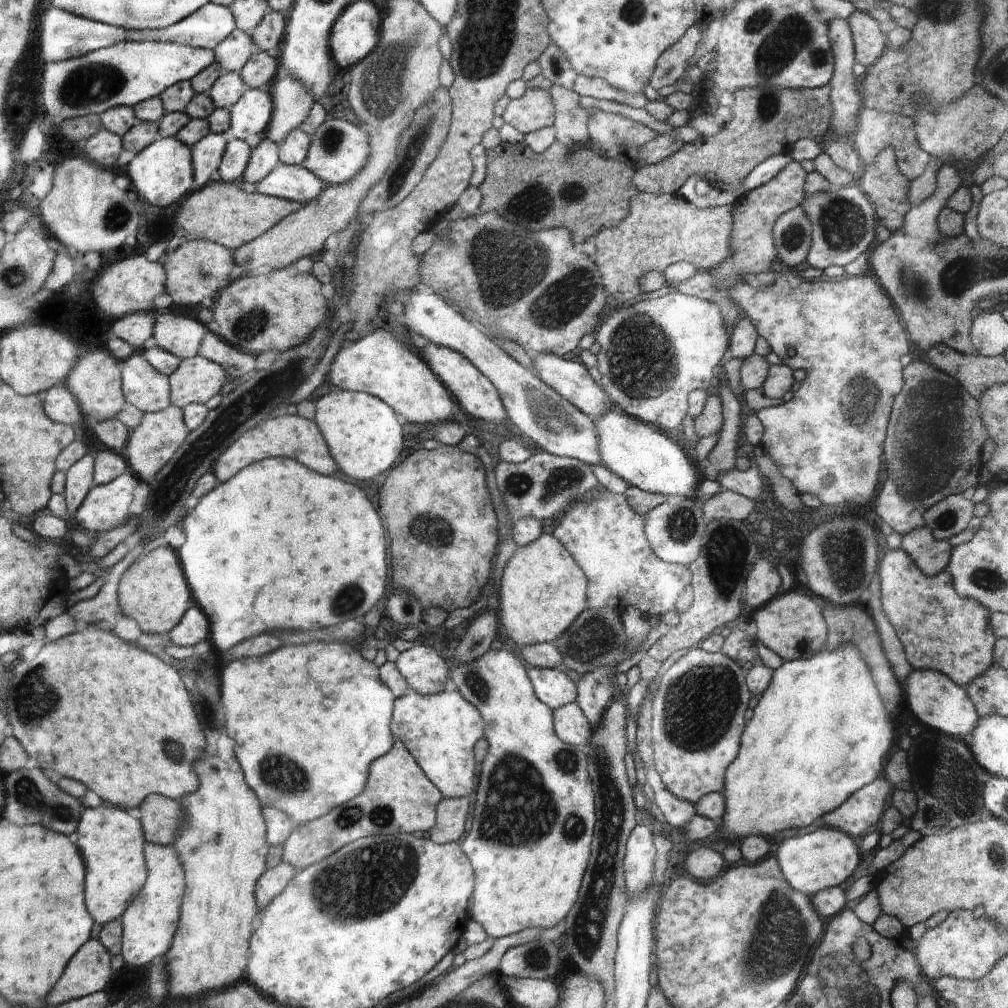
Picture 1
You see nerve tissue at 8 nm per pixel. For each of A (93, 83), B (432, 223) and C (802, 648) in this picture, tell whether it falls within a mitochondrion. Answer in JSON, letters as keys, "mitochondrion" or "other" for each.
{"A":"mitochondrion","B":"other","C":"other"}

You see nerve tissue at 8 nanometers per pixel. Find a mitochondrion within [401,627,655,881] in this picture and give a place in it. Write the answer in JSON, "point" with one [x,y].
{"point":[518,809]}

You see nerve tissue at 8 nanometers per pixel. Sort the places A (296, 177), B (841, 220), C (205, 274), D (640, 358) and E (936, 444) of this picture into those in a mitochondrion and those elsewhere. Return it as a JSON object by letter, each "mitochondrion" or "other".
{"A":"other","B":"mitochondrion","C":"mitochondrion","D":"mitochondrion","E":"mitochondrion"}

